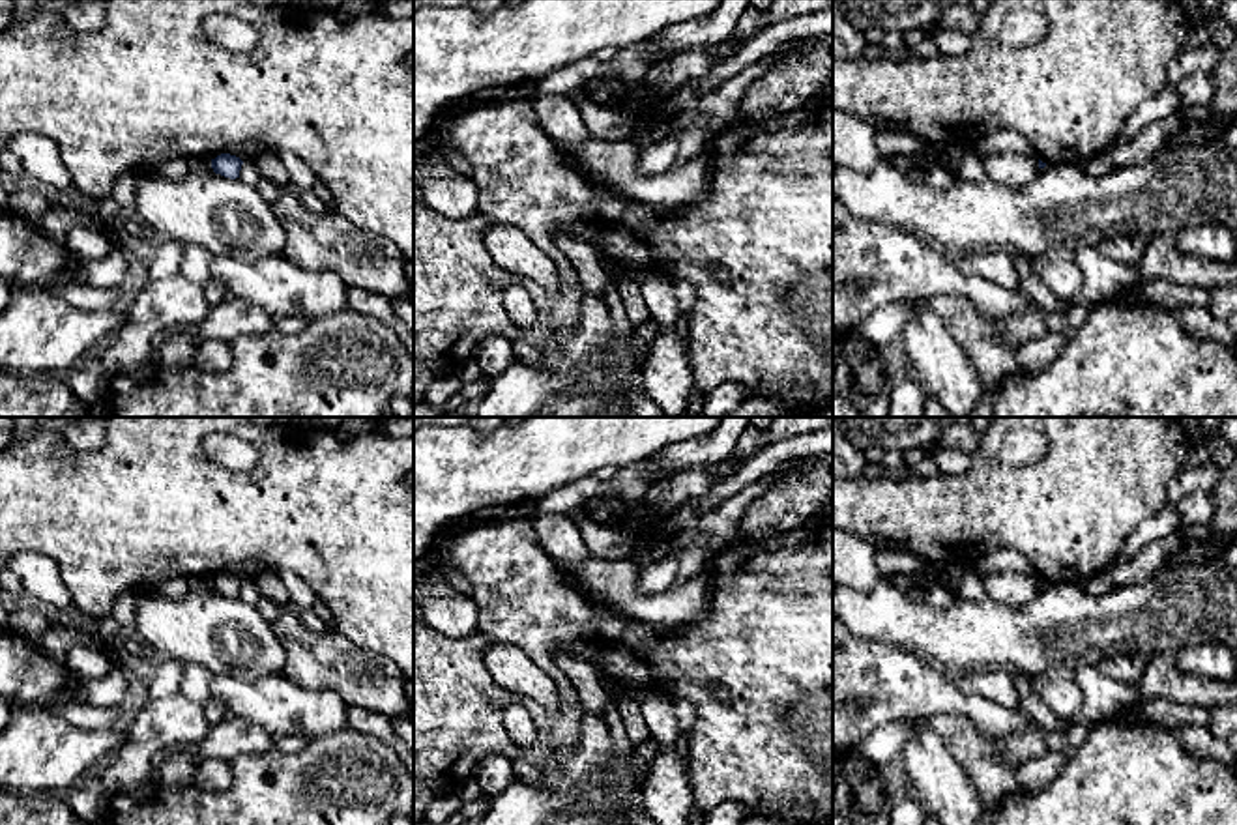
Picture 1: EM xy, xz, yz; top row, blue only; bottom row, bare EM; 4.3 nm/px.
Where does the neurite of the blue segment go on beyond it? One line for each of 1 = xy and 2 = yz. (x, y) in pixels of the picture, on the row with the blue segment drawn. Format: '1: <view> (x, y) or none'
1: none
2: none

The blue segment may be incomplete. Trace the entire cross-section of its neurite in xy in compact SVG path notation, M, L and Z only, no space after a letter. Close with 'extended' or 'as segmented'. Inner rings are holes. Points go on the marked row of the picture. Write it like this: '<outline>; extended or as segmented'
M221 153L215 159L211 159L213 172L230 180L240 178L241 165L243 161L230 153Z; as segmented

